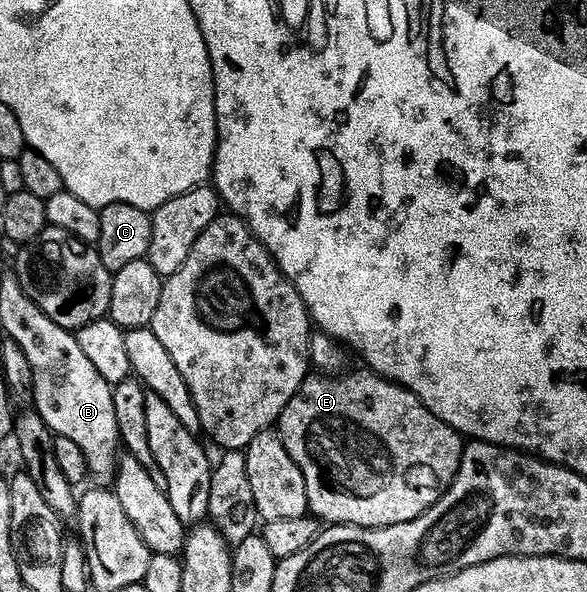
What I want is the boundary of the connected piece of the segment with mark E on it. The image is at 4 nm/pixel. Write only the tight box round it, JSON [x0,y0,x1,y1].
[278,370,465,528]

